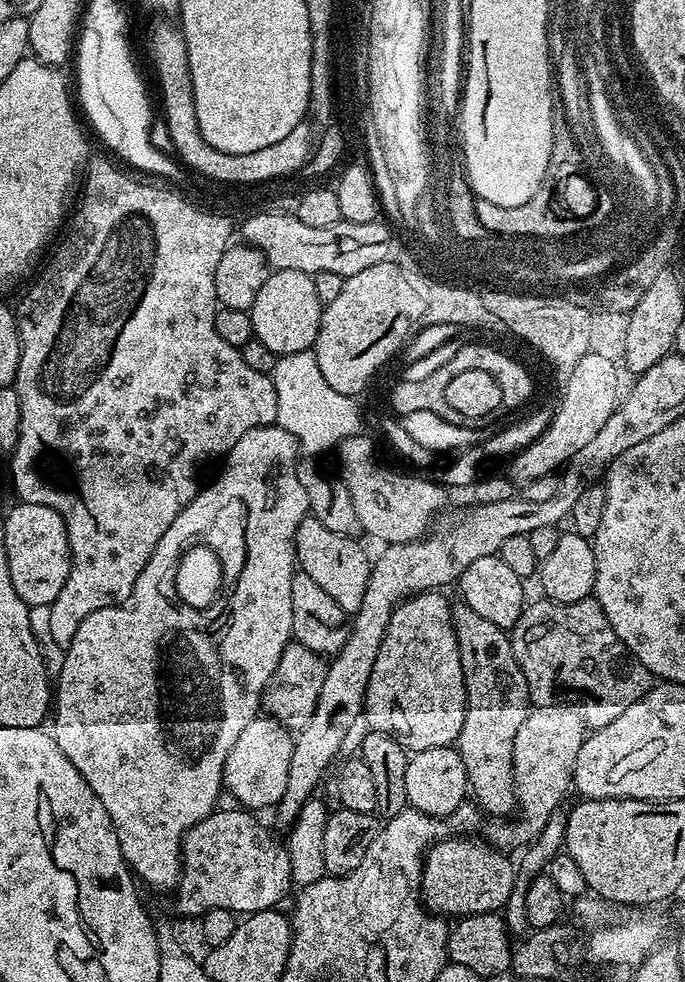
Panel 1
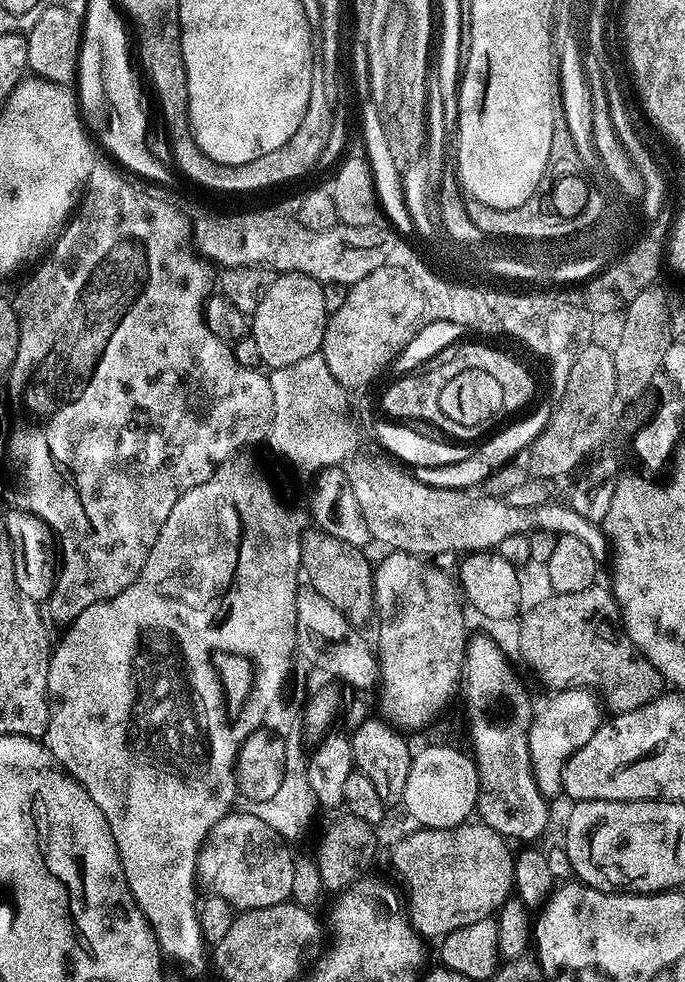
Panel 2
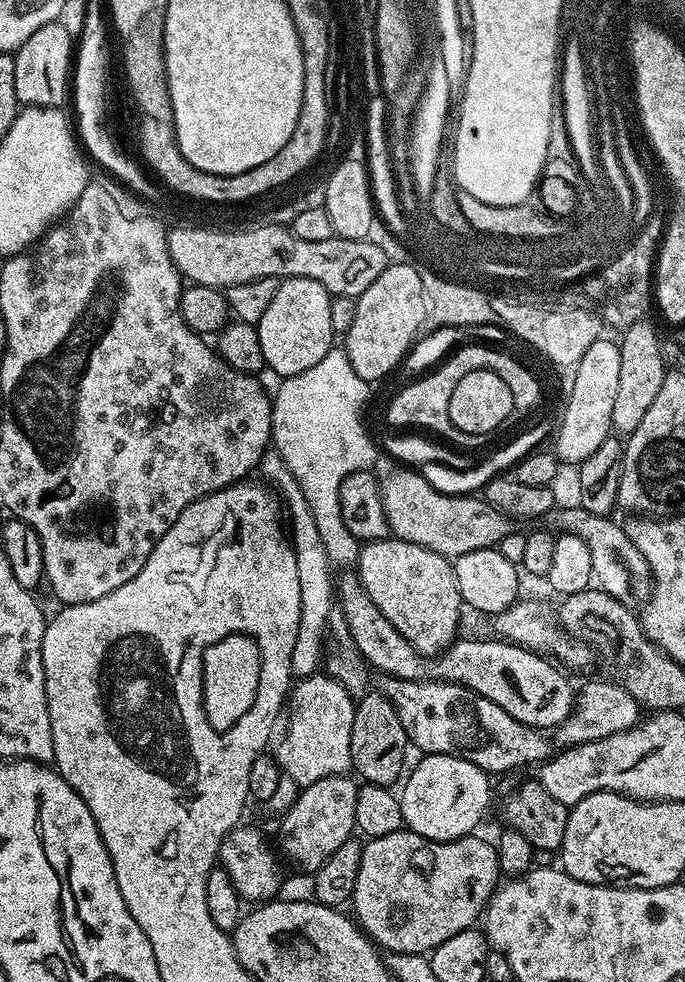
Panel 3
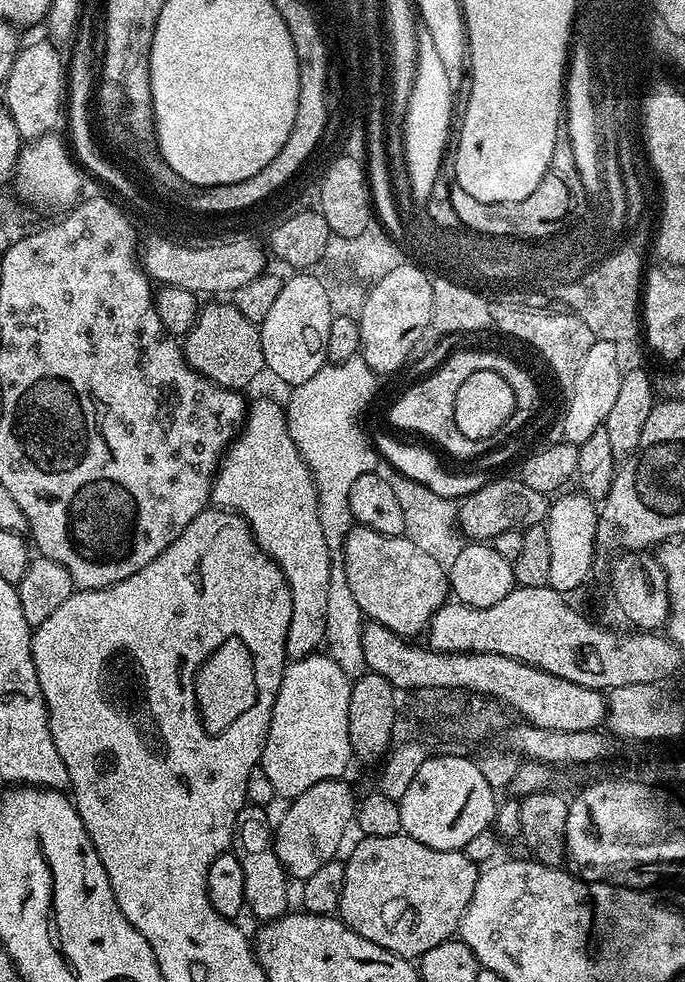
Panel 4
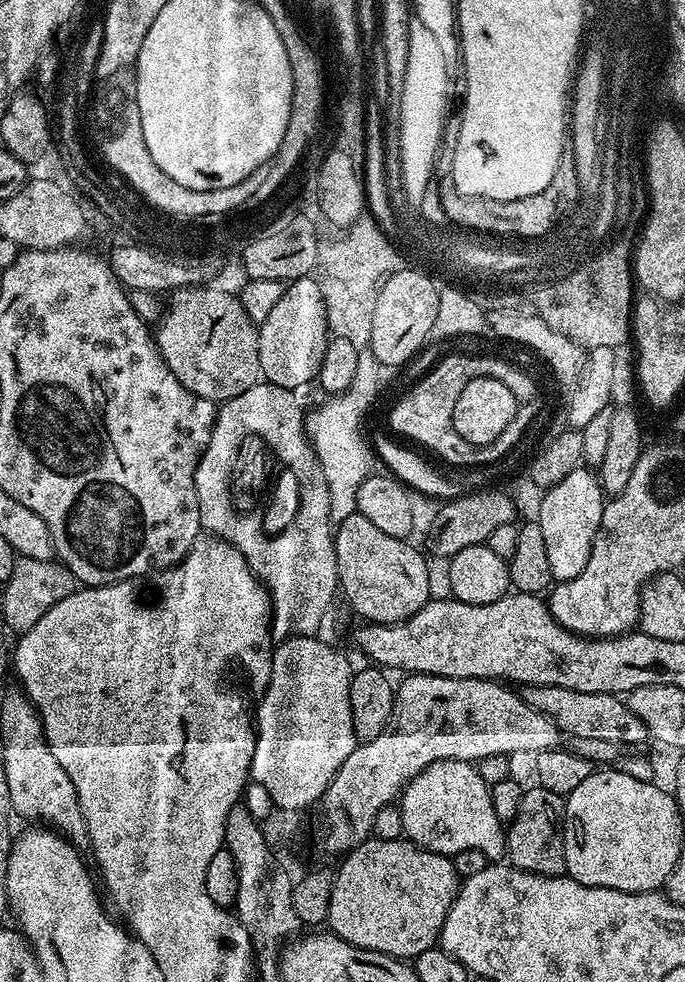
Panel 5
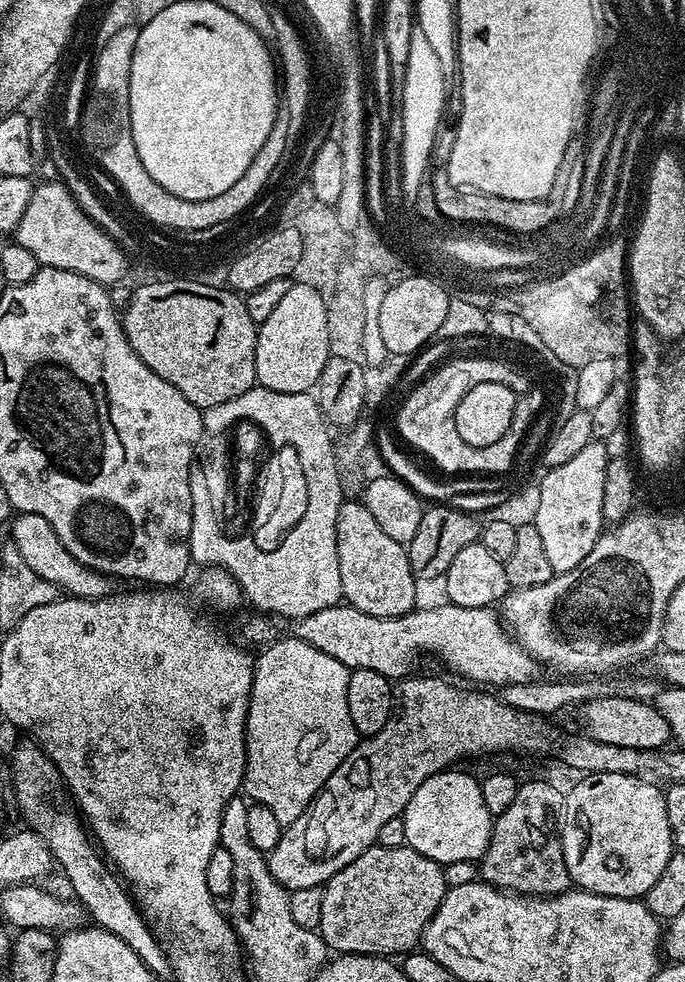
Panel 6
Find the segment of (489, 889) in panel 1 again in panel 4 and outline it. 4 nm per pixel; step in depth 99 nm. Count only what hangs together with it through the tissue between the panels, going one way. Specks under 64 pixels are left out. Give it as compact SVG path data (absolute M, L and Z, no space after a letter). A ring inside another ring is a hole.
M403 834L386 838L364 836L353 846L344 864L338 916L348 927L362 934L362 938L374 942L374 946L382 946L415 961L426 954L426 950L434 950L434 946L457 935L462 914L466 912L466 906L470 906L470 898L474 898L474 886L480 874L481 869L463 850L434 850Z

